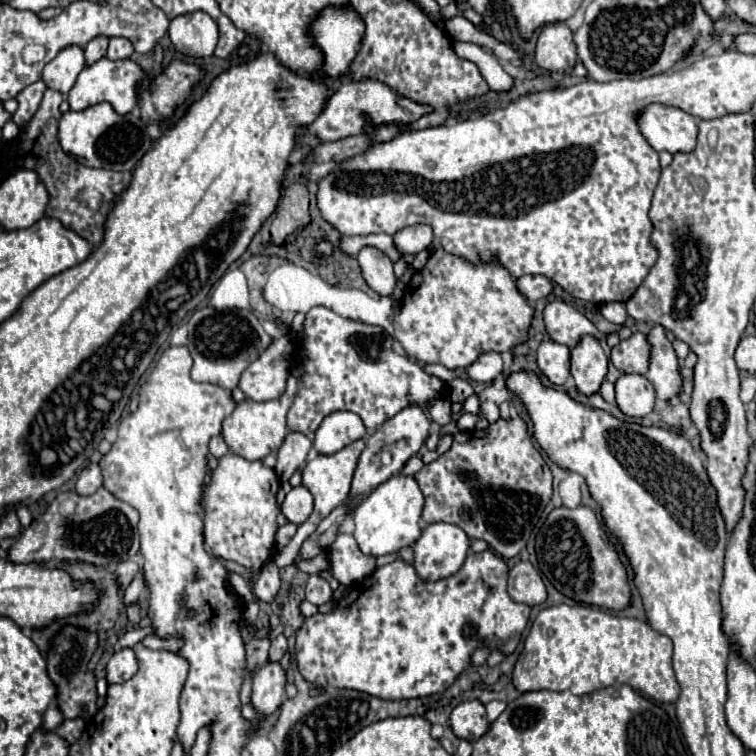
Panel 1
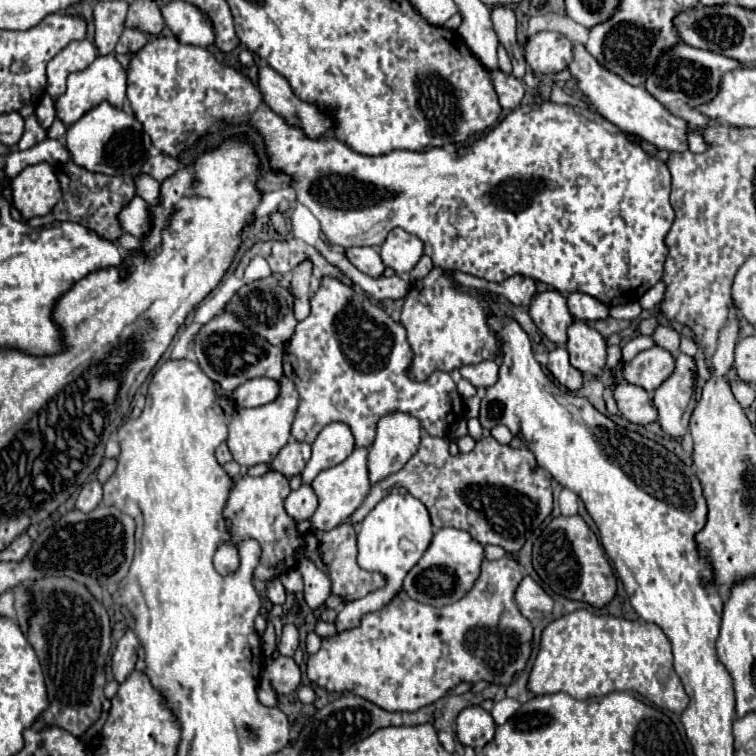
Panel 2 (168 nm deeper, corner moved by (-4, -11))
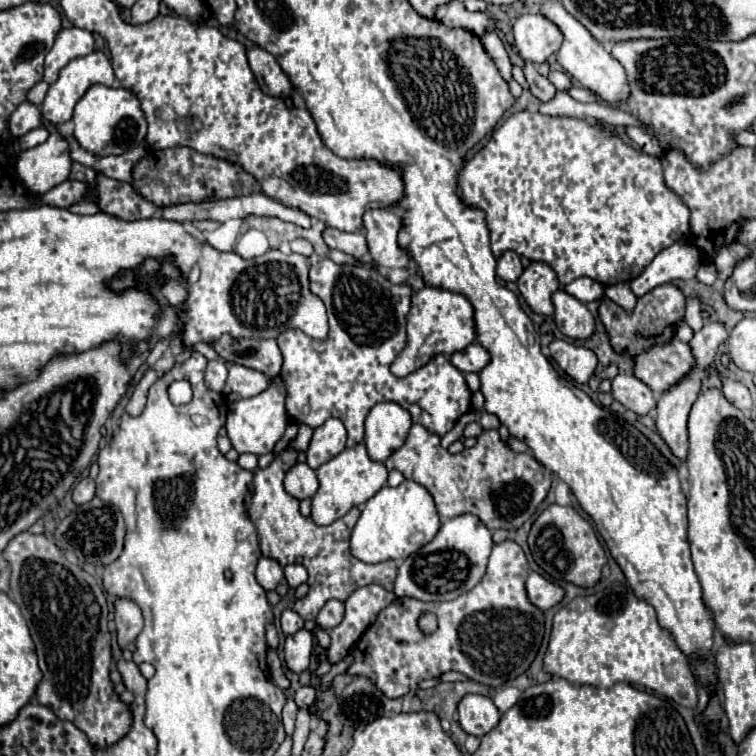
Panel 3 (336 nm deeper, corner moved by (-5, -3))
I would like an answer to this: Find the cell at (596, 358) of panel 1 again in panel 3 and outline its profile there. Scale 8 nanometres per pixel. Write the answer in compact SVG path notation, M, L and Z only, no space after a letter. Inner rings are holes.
M558 290L558 292L554 292L552 302L556 308L554 322L566 338L588 340L594 334L596 320L580 300L566 294L564 290Z

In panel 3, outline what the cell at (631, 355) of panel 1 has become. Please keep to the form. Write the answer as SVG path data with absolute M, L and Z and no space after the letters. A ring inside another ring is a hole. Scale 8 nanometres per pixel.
M672 338L668 344L656 344L634 356L634 376L662 394L674 386L694 364L690 346Z

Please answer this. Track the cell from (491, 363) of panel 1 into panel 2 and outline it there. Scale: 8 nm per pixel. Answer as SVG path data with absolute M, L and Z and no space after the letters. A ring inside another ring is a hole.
M483 360L473 366L461 366L459 372L475 388L489 388L499 378L499 366L493 360Z

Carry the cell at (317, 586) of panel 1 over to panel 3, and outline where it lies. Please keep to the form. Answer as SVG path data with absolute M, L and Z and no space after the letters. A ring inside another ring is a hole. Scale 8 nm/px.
M328 600L328 602L324 604L324 608L320 610L320 614L318 614L318 618L316 618L316 624L318 624L318 626L324 626L326 630L330 630L330 628L334 628L336 624L340 624L344 613L345 607L340 600Z

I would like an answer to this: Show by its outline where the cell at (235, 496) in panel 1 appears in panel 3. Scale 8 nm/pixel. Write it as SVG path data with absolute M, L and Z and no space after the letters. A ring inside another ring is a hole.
M284 450L268 468L258 468L250 486L250 498L246 502L246 514L254 522L264 546L264 556L274 558L278 564L302 564L308 570L310 592L294 602L294 610L304 620L314 620L320 608L336 598L344 602L356 588L366 584L380 584L386 590L394 588L396 562L386 560L380 564L366 564L350 554L350 530L356 526L360 512L352 508L346 516L338 518L330 526L318 526L312 518L304 518L298 510L298 500L284 490L284 476L288 468L296 464L296 452Z

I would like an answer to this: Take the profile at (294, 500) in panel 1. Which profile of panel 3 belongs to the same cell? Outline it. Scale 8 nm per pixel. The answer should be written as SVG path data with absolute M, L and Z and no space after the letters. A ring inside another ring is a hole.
M294 464L284 478L284 488L290 496L296 500L312 498L318 490L318 478L316 472L308 464Z

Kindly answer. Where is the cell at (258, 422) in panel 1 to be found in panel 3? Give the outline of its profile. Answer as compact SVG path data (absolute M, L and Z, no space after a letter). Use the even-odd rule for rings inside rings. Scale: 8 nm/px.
M276 376L268 390L264 390L258 396L252 396L252 398L238 400L234 404L234 408L228 412L226 430L228 430L228 438L234 446L234 450L238 454L250 452L250 454L260 456L260 454L268 454L274 450L276 442L284 436L284 430L288 426L288 414L284 410L284 400L286 400L284 380L280 376Z

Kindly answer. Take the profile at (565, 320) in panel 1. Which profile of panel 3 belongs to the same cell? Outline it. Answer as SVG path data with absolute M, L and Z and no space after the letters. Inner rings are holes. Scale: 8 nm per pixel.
M532 262L518 278L518 290L528 306L542 316L552 316L552 292L560 288L556 274L542 262Z

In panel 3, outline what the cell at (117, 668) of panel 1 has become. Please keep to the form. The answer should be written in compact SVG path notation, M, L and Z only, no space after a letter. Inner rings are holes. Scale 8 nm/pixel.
M116 600L116 626L118 626L118 646L126 650L130 642L142 630L142 612L132 600Z

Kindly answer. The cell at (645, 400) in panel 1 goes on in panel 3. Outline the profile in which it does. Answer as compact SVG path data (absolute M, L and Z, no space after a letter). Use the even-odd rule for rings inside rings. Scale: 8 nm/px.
M620 372L612 380L612 396L614 400L618 400L622 406L636 414L648 414L650 410L656 408L656 398L652 390L632 374Z

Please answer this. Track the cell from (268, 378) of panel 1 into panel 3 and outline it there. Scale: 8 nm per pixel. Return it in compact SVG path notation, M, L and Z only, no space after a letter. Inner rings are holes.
M230 366L224 396L232 400L252 398L264 392L268 386L270 386L270 378L264 376L264 372L252 372L252 368L244 368L244 366Z

